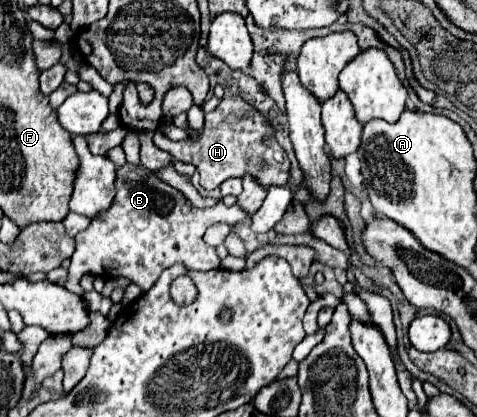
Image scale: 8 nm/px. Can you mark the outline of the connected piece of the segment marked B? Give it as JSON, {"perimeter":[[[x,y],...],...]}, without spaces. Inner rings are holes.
{"perimeter":[[[126,162],[116,172],[116,196],[114,196],[110,208],[100,212],[90,222],[90,226],[76,236],[76,252],[72,254],[72,264],[68,268],[70,276],[68,276],[68,282],[64,288],[80,294],[82,274],[94,274],[104,280],[126,276],[146,292],[158,280],[162,270],[168,268],[170,264],[184,264],[190,270],[219,268],[221,259],[216,256],[216,250],[214,247],[204,244],[204,240],[202,240],[206,228],[214,222],[232,222],[234,224],[234,222],[244,222],[250,218],[252,216],[244,208],[240,208],[238,204],[226,206],[224,202],[218,202],[214,208],[196,208],[192,204],[188,206],[186,196],[180,190],[166,184],[164,180],[160,180],[152,170],[148,170],[142,164],[128,164]]]}

